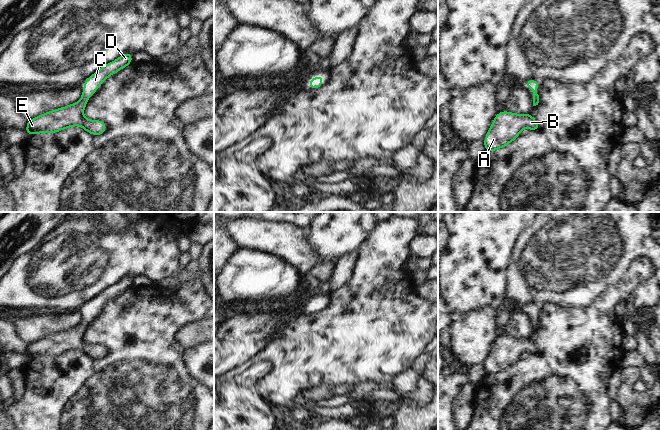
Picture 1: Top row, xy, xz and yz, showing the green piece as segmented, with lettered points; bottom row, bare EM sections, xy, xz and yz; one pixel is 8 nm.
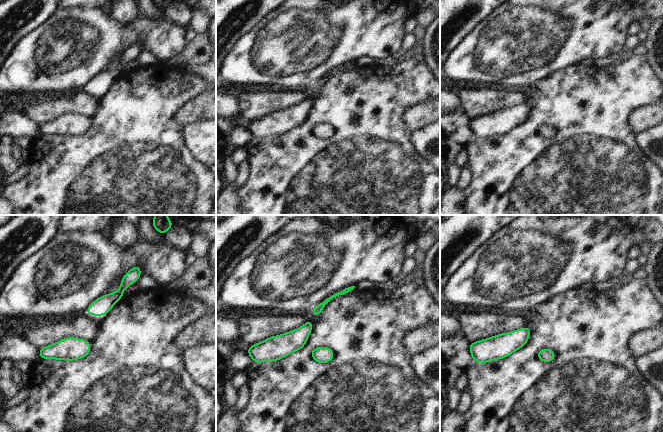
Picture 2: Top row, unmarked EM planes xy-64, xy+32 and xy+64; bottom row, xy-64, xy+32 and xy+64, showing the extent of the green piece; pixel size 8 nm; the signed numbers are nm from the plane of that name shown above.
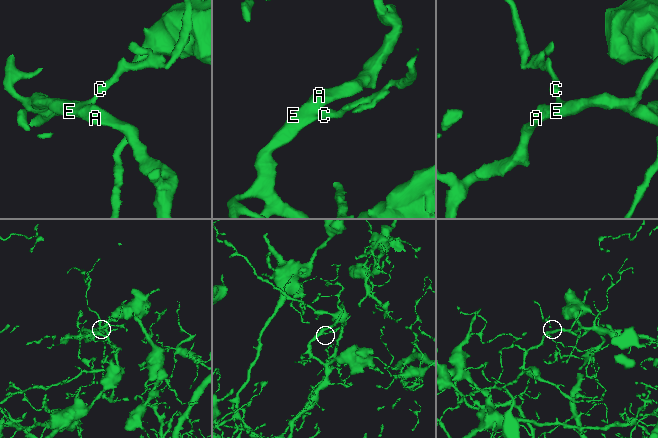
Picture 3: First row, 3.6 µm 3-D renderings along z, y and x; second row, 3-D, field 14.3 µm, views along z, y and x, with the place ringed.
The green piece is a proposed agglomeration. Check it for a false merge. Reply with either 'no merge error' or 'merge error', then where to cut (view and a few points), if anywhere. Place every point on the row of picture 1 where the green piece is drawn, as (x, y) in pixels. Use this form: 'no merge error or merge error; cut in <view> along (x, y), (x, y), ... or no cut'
no merge error; no cut

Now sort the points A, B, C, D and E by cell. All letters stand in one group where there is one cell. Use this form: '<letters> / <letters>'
A B C D E

